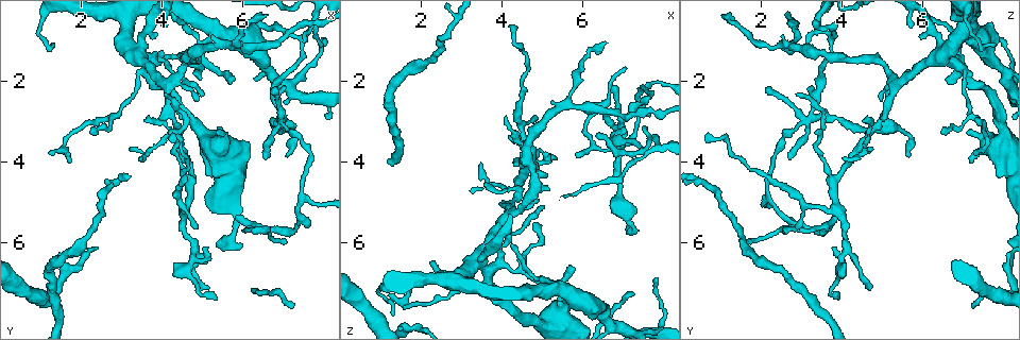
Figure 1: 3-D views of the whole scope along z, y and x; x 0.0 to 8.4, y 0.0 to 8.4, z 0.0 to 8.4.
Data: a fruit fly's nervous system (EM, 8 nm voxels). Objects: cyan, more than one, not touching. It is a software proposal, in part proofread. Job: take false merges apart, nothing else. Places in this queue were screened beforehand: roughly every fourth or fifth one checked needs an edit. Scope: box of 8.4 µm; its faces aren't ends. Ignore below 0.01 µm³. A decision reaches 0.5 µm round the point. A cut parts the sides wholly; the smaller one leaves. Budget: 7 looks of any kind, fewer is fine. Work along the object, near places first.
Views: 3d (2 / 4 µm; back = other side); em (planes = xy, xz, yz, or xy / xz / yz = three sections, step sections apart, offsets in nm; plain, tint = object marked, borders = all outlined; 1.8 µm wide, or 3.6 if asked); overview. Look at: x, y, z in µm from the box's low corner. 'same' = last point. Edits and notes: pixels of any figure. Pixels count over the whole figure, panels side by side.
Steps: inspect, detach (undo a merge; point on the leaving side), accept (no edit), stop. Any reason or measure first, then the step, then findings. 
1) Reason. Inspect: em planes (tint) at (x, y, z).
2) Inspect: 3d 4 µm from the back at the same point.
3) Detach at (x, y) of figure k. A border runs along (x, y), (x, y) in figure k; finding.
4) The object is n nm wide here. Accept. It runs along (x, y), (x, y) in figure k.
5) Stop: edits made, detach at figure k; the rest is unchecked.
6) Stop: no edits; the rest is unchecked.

Narrows sharply. Inspect: em planes (tint) at (6.95, 3.00, 3.15).

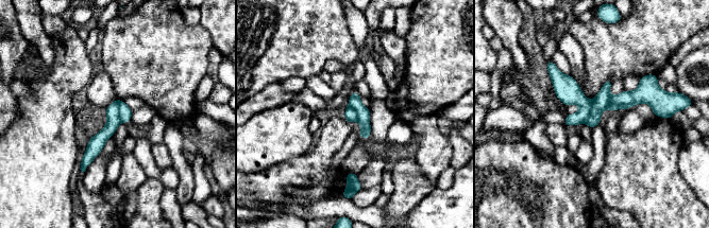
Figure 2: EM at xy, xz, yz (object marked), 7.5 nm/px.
Detach at (600, 103) of figure 2. A border runs along (592, 101), (590, 115), (585, 122) in figure 2; two cells meet here.

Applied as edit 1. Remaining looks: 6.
See it whole again. Inspect: overview.

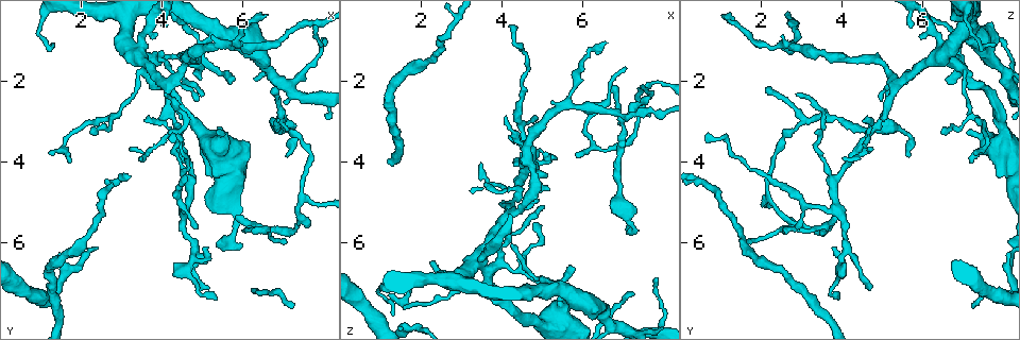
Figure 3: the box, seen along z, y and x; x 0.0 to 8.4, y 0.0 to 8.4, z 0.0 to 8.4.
Small branch off a trunk. Inspect: em yz step 8 (tint) at (3.50, 1.35, 6.55).

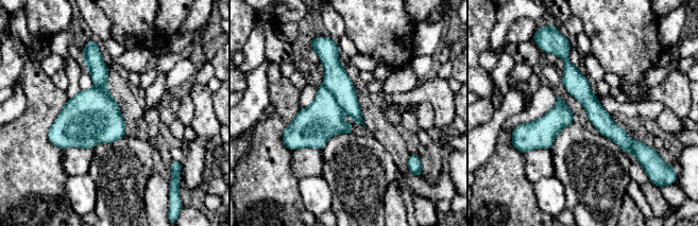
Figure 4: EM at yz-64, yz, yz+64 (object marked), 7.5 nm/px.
Cut it another way. Inspect: em planes (borders) at the same point.

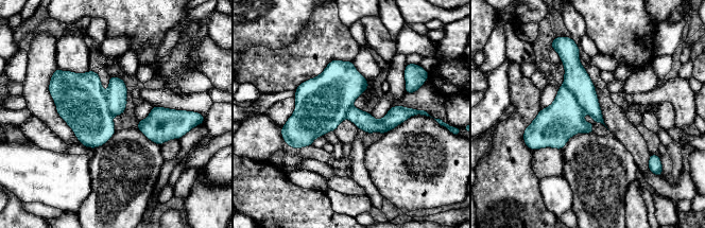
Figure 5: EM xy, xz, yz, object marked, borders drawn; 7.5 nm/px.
Detach at (577, 80) of figure 5. A second cell is stuck on.

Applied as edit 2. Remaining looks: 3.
Redraw. Inspect: overview.

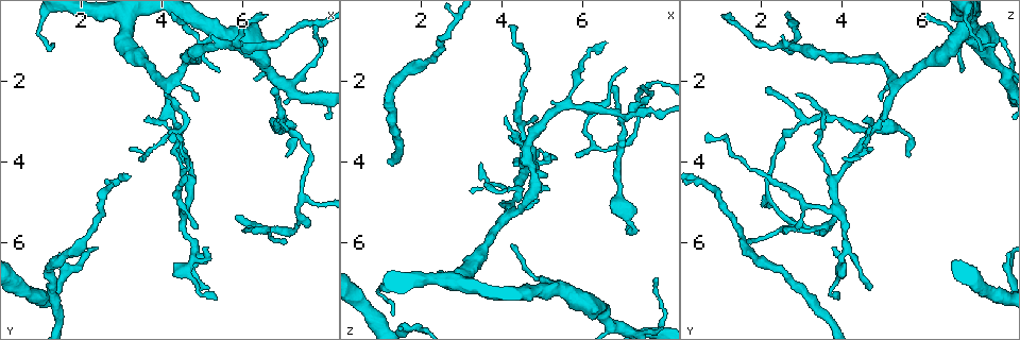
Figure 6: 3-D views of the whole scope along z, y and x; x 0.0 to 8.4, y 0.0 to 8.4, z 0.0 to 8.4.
Arms part here. Inspect: em planes (plain) at (4.60, 5.10, 3.85).

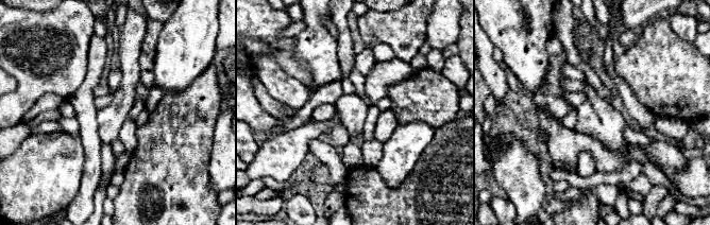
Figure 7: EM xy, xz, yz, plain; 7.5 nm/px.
Inspect: em planes (tint) at the same point.

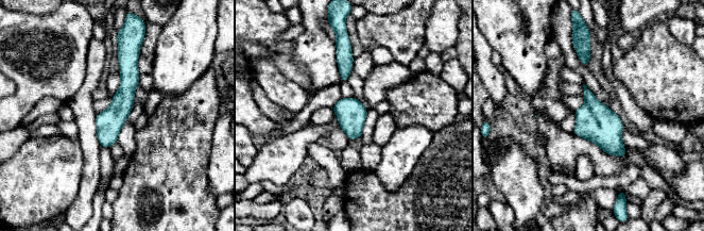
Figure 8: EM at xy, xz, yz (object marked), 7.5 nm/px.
The object is 200 nm wide here. Accept. One cell here.

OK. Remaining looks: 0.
Stop: edits made, detach at figure 2, detach at figure 5; the rest is unchecked.

